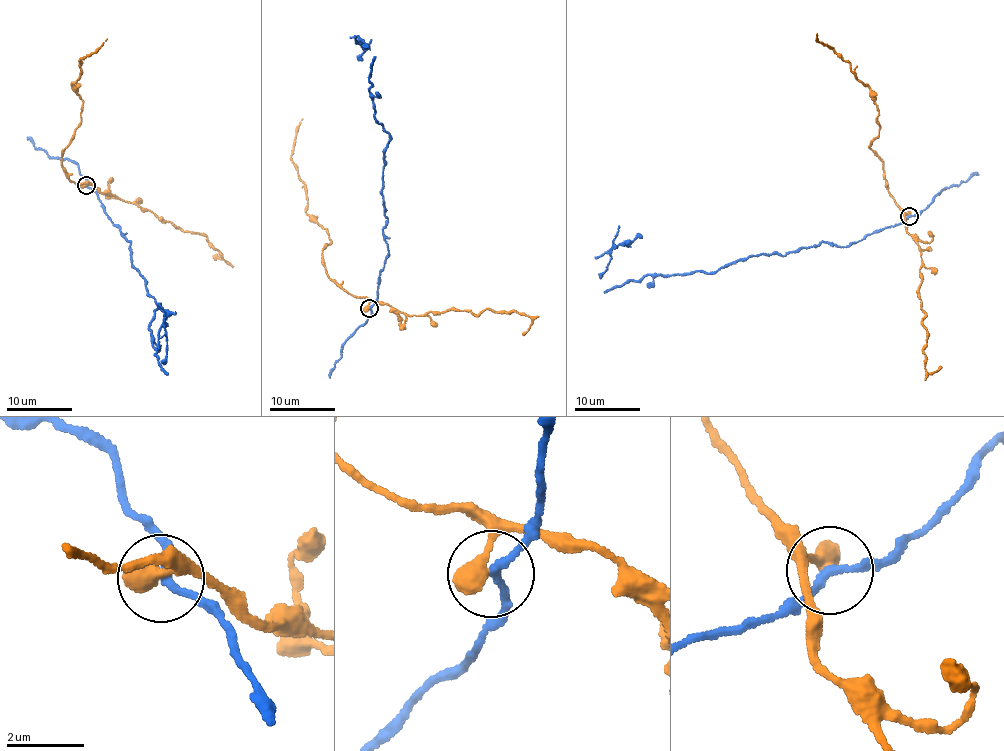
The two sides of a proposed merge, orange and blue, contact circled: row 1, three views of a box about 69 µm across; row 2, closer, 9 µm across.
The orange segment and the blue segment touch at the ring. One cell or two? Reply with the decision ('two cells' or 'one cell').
two cells

